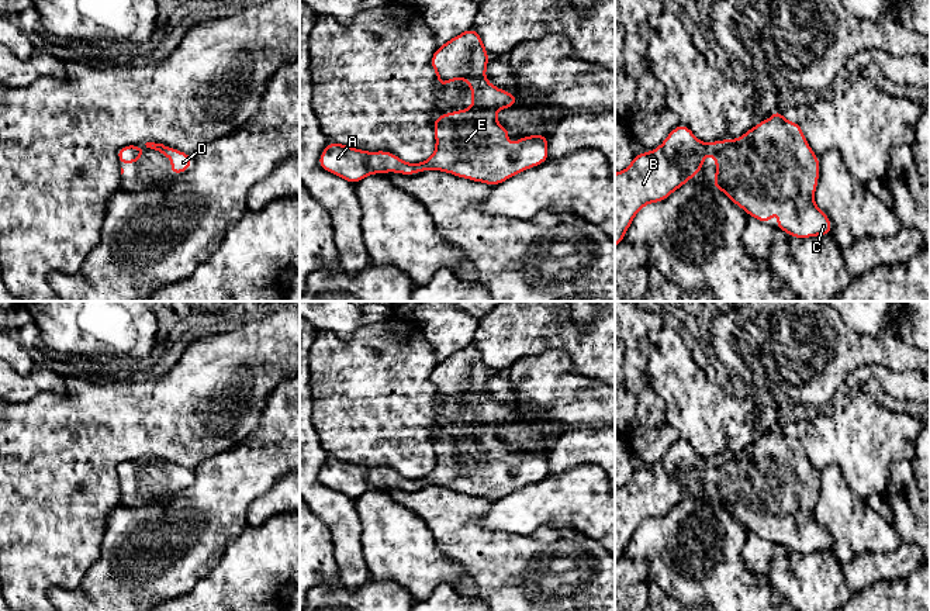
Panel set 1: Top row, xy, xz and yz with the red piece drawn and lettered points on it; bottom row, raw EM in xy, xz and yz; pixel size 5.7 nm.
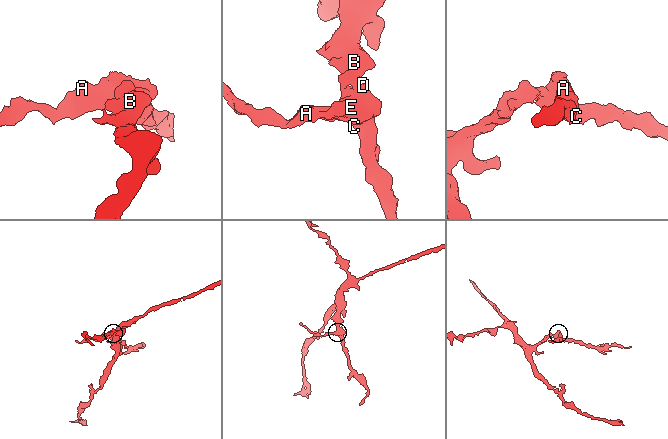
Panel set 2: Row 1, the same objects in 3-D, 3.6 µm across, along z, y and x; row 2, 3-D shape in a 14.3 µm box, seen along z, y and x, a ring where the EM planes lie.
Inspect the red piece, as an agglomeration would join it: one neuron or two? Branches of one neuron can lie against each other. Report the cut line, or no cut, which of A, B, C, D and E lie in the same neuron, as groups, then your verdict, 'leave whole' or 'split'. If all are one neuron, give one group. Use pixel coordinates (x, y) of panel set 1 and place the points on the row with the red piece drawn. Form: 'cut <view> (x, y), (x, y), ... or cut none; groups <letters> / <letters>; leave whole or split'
cut none; groups A B C D E; leave whole

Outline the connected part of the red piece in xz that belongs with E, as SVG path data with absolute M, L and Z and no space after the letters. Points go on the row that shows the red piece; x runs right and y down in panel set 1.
M474 28L442 44L432 55L431 65L436 70L439 87L456 79L469 80L473 107L435 118L436 149L429 159L407 163L391 152L366 152L331 141L318 165L352 184L373 173L397 172L412 176L438 169L497 186L549 159L549 137L543 134L522 135L519 144L497 141L515 137L497 122L495 111L511 108L518 99L483 77L488 66L488 52Z

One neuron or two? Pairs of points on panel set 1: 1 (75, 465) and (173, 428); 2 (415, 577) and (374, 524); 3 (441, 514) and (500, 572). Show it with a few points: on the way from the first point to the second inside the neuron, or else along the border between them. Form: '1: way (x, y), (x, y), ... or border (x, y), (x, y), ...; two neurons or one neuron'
1: way (99, 441), (111, 428), (149, 428); one neuron
2: way (415, 565), (387, 537); one neuron
3: way (456, 530), (487, 556); one neuron

